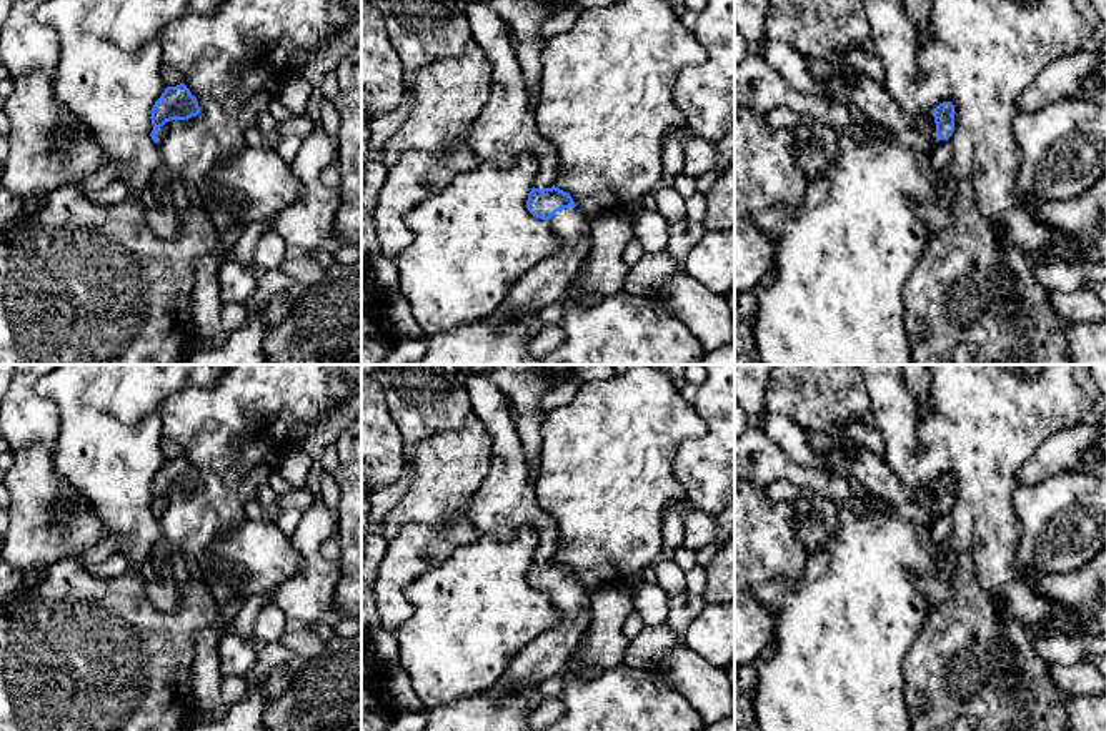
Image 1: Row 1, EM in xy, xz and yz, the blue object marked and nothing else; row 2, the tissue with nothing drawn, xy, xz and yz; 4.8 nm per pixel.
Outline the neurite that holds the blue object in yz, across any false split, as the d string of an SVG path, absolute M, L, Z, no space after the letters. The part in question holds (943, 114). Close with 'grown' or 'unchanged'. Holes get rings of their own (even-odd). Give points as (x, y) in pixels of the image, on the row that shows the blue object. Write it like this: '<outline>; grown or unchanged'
M864 73L858 75L854 85L848 85L839 77L831 77L825 80L825 92L831 102L846 108L859 108L904 147L918 153L931 153L939 140L948 140L954 132L954 105L951 102L939 103L931 115L911 112L889 95L883 82Z; grown

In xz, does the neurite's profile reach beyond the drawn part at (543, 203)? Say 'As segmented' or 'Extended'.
Extended

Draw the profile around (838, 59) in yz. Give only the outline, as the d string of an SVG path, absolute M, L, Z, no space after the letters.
M851 50L834 52L833 55L826 57L826 60L834 67L833 77L843 78L848 85L854 85L856 78L861 72L851 68L848 65L848 53Z

